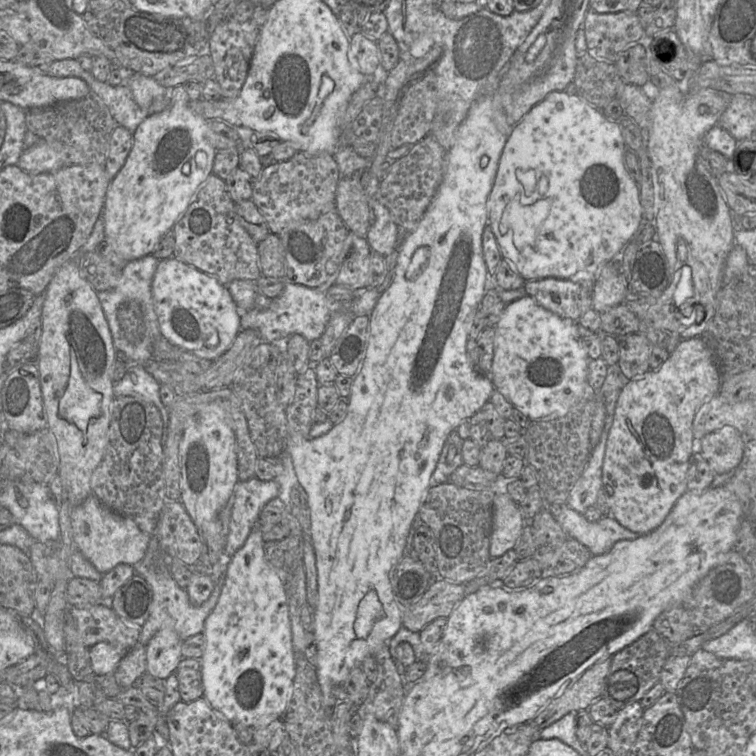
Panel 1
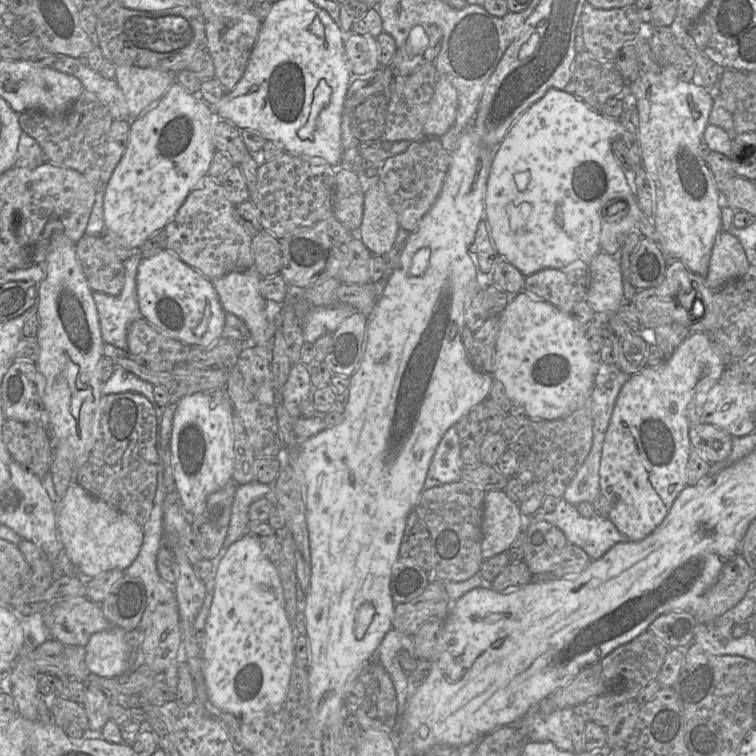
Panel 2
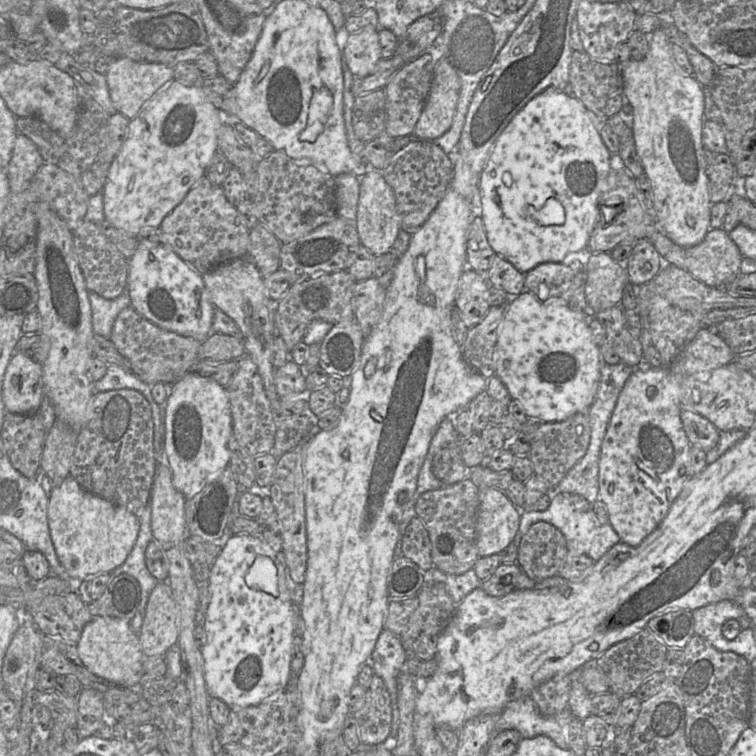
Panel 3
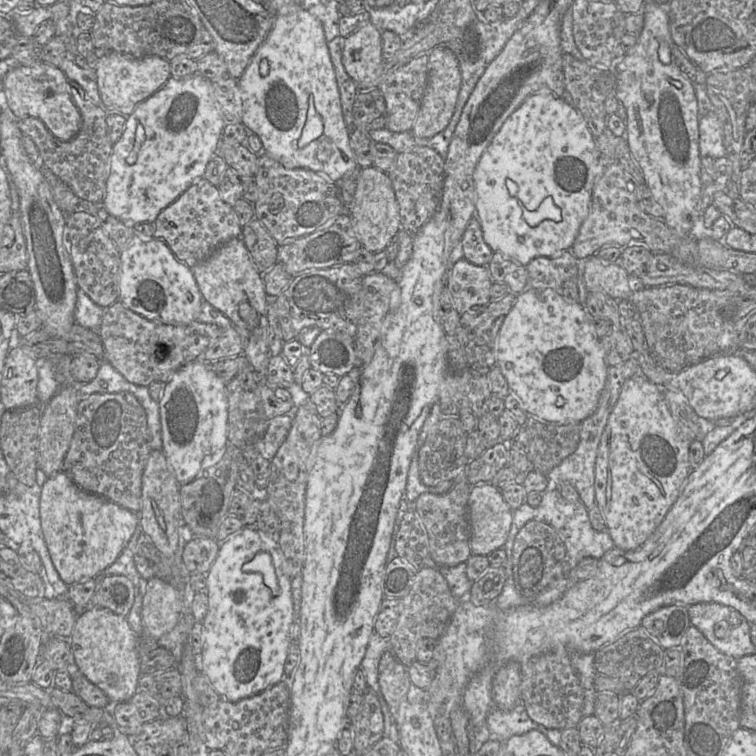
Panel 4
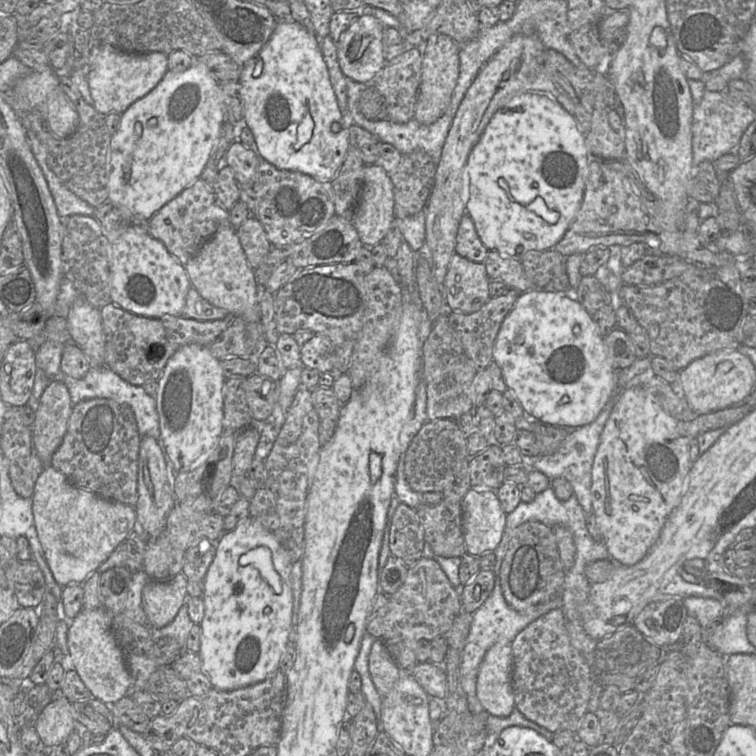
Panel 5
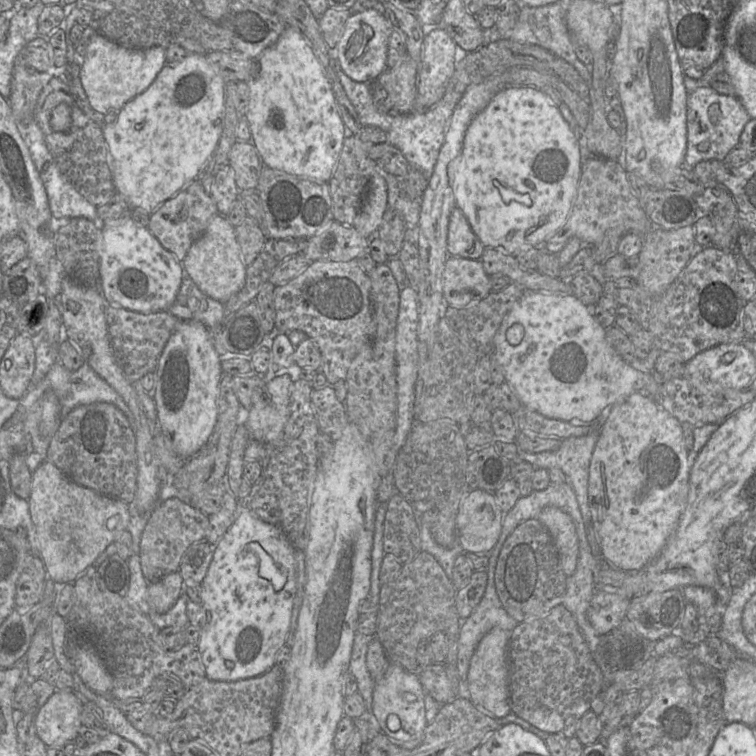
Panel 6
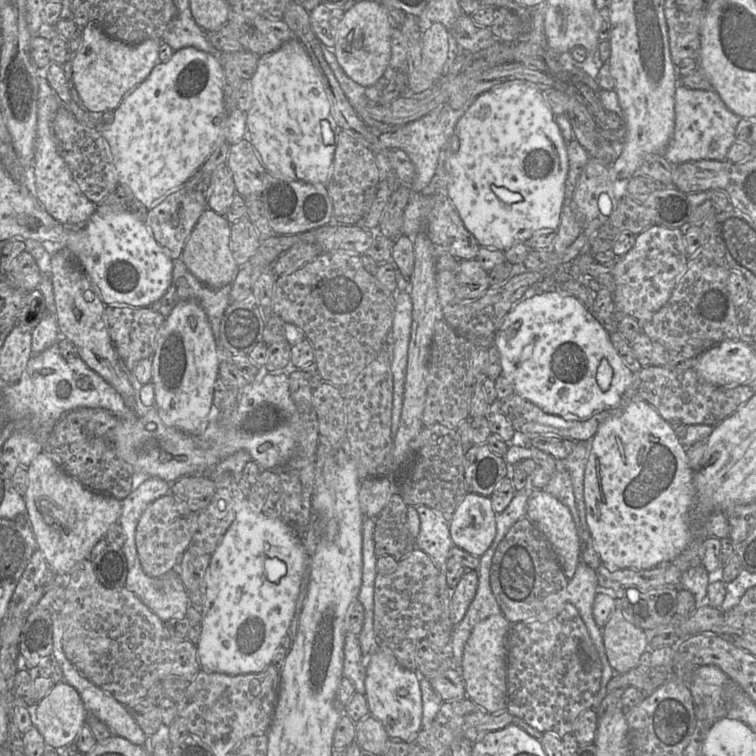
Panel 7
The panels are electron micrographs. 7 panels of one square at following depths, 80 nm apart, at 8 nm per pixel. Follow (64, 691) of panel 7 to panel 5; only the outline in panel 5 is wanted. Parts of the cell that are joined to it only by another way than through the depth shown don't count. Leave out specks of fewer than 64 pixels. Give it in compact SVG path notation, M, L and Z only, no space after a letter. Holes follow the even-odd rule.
M55 695L38 716L35 729L44 746L53 746L68 739L75 723L70 702L64 696Z

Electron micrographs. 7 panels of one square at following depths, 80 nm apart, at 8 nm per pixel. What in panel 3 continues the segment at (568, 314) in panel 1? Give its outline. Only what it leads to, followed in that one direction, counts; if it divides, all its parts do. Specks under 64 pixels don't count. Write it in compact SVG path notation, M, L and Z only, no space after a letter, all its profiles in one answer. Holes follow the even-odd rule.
M592 252L569 253L561 262L544 262L525 276L525 290L540 300L559 297L567 302L576 291L585 292L586 261Z

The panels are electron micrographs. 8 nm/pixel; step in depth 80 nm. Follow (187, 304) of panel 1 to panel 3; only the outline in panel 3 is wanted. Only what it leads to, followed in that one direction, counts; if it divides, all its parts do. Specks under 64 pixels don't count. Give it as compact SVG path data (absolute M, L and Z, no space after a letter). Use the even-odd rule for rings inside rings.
M140 243L128 259L126 290L130 307L158 327L204 341L212 332L215 307L202 280L173 250L161 243Z

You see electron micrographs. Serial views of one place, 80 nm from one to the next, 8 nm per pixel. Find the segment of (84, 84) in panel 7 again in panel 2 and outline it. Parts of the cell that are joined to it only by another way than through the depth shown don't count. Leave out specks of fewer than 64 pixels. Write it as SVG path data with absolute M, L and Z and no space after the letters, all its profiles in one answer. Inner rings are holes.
M118 65L114 80L124 95L130 118L135 119L157 105L175 76L156 68Z

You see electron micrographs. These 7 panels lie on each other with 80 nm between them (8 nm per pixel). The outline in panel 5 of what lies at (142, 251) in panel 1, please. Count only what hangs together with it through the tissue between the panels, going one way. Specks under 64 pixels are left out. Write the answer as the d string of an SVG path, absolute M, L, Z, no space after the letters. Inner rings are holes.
M194 63L182 72L168 70L153 90L143 98L134 102L127 110L121 113L120 116L121 120L119 129L111 135L109 146L108 201L132 214L150 219L168 201L177 196L192 182L200 178L210 153L219 138L221 127L225 121L225 106L223 103L220 83L210 75L207 69L201 64Z

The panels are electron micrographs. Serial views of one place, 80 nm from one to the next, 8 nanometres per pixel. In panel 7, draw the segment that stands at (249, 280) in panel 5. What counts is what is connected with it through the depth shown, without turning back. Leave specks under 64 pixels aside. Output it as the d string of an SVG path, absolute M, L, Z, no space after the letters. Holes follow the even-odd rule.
M207 208L199 217L185 243L181 259L199 281L210 287L219 288L231 284L238 273L239 267L235 263L230 248L230 235L229 221Z

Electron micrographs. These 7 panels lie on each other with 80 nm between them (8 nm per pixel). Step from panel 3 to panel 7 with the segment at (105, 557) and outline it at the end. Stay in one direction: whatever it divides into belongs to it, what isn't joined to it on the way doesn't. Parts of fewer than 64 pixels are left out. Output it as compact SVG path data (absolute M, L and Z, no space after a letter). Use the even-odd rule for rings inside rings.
M43 451L38 454L27 469L27 491L24 496L26 514L35 535L38 550L40 550L48 566L56 573L67 575L81 560L87 559L93 546L102 538L108 528L119 521L122 511L122 501L95 492L85 487L78 480L63 471Z

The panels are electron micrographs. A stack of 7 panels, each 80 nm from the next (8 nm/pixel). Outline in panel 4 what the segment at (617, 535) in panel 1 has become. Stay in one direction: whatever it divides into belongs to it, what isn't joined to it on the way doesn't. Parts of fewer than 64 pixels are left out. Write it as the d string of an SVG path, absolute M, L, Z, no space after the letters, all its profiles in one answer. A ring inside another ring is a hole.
M550 486L549 489L542 493L541 502L537 507L532 507L527 502L524 502L518 509L513 511L512 525L503 546L508 560L511 559L513 543L518 531L531 520L549 524L564 542L567 558L567 577L568 571L574 568L583 558L593 557L601 559L615 545L607 531L598 532L592 527L588 513L588 509L581 500L569 502L561 496L557 487Z

